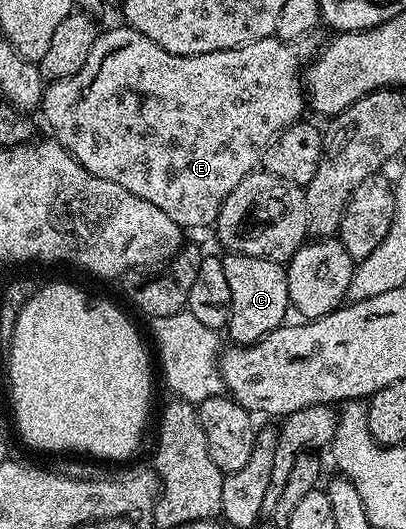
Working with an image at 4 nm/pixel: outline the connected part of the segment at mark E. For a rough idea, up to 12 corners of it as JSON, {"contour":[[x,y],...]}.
{"contour":[[120,24],[41,115],[180,228],[305,110],[302,45]]}

